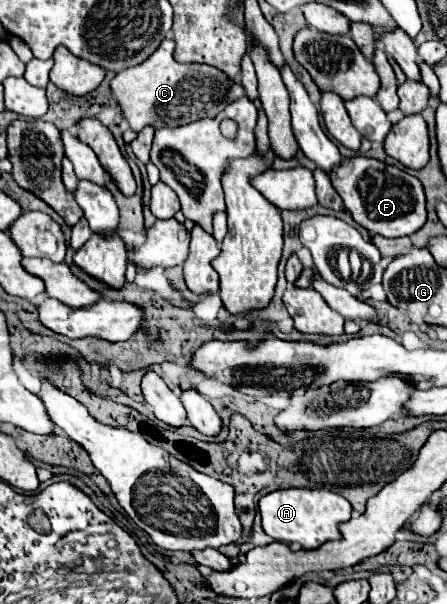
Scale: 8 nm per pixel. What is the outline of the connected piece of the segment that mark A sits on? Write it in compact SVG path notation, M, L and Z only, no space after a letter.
M279 489L259 499L263 529L269 537L281 543L297 543L303 549L317 549L325 541L337 539L339 523L351 519L351 503L327 489Z

